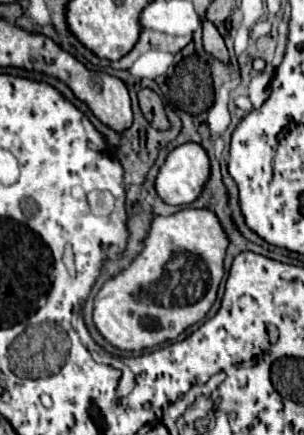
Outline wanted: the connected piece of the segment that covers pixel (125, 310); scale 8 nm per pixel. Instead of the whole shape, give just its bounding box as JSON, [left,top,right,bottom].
[94,209,228,351]

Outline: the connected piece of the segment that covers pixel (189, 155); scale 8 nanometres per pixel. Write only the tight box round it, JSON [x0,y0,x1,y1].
[156,143,210,205]

